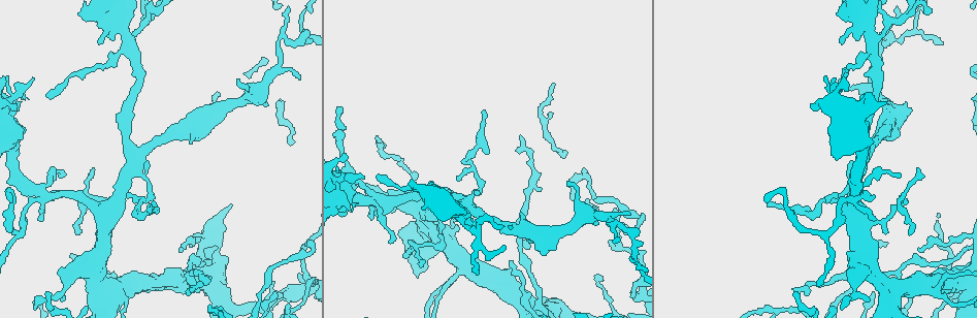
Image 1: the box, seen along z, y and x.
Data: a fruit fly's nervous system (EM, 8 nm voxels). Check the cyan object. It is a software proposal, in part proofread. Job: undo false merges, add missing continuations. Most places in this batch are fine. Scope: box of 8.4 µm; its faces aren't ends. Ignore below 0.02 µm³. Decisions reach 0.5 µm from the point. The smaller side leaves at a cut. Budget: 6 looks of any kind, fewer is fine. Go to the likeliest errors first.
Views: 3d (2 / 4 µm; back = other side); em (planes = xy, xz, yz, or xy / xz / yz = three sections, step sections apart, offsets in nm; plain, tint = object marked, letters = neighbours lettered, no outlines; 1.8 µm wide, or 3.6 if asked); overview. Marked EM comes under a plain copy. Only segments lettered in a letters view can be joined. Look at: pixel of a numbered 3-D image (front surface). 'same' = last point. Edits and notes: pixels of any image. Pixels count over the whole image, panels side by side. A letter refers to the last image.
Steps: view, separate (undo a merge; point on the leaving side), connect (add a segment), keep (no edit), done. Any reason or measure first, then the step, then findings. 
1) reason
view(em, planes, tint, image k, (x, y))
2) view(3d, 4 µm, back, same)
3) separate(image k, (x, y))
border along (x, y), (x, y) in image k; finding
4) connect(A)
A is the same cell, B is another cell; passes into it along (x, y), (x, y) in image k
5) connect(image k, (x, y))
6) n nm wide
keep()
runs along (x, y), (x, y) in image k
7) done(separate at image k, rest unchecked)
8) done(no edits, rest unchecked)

arms part here
view(em, planes, tint, image 1, (44, 196))

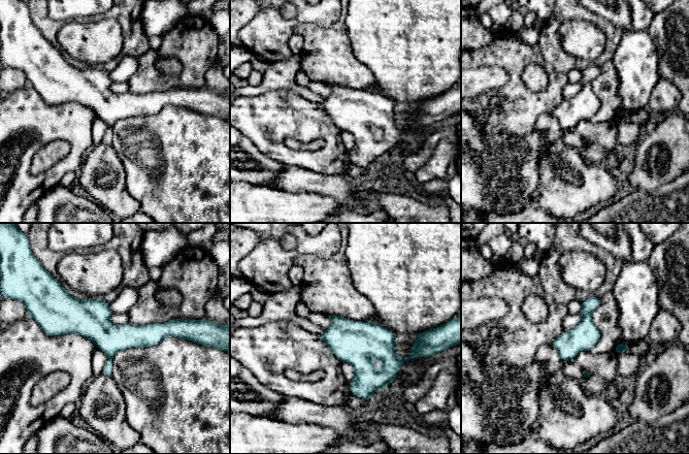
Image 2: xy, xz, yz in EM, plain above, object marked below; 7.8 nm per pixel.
view(em, planes, letters, same)

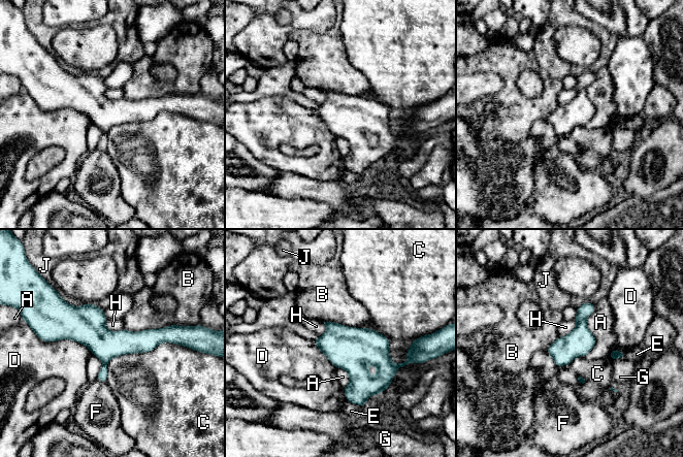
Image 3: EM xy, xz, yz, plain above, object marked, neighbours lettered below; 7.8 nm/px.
keep()
A, B, C, D, E, F, G, H and J are other cells; border along (104, 324), (109, 330), (123, 329) in image 3; one neuron here

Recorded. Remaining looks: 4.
sharp bend
view(3d, 4 µm, back, image 1, (873, 51))

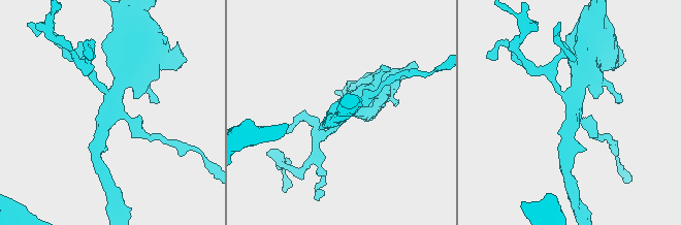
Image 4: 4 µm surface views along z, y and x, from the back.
4 arms; now the EM
view(em, 3.6 µm, planes, tint, image 4, (572, 114))

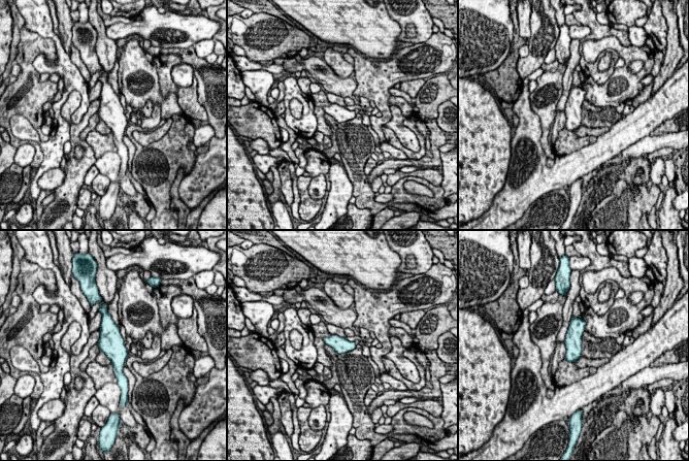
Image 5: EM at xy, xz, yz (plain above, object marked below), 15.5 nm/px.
what lies round it
view(em, 3.6 µm, planes, letters, same)

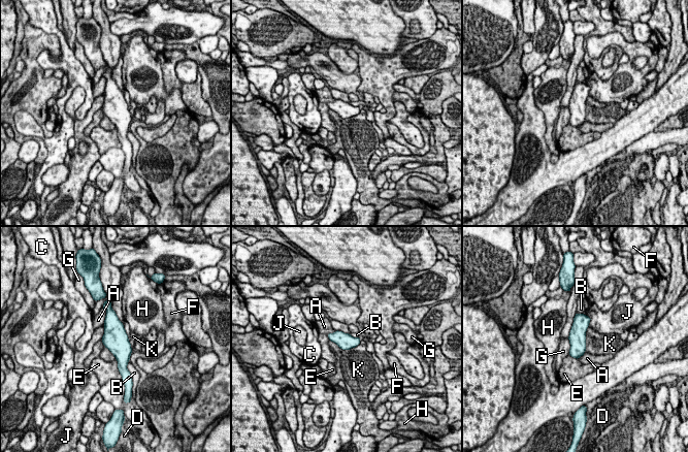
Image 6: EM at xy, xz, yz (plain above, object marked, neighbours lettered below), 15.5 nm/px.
K touches over 500 nm
keep()
A, B, C, D, E, F, G, H, J and K are other cells; border along (330, 340), (342, 349), (361, 342) in image 6; continuous, no second neuron

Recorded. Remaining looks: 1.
branch stops here
view(em, planes, letters, image 1, (485, 111))

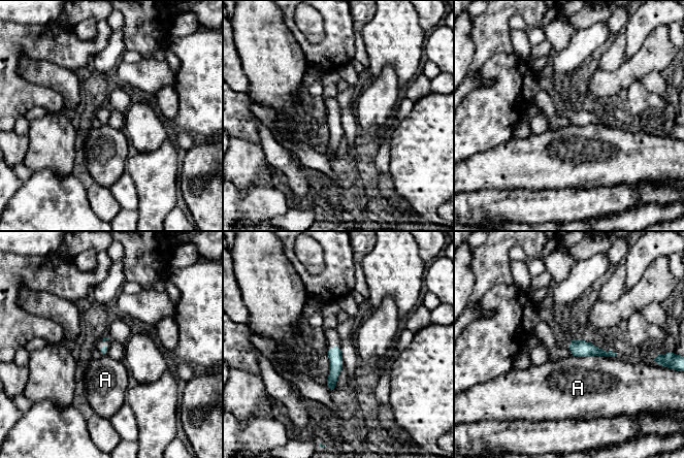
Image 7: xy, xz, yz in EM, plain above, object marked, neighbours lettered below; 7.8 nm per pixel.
keep()
A is another cell; runs along (337, 349), (330, 388) in image 7; no lettered segment goes on from it

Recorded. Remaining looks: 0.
done(no edits, rest unchecked)

